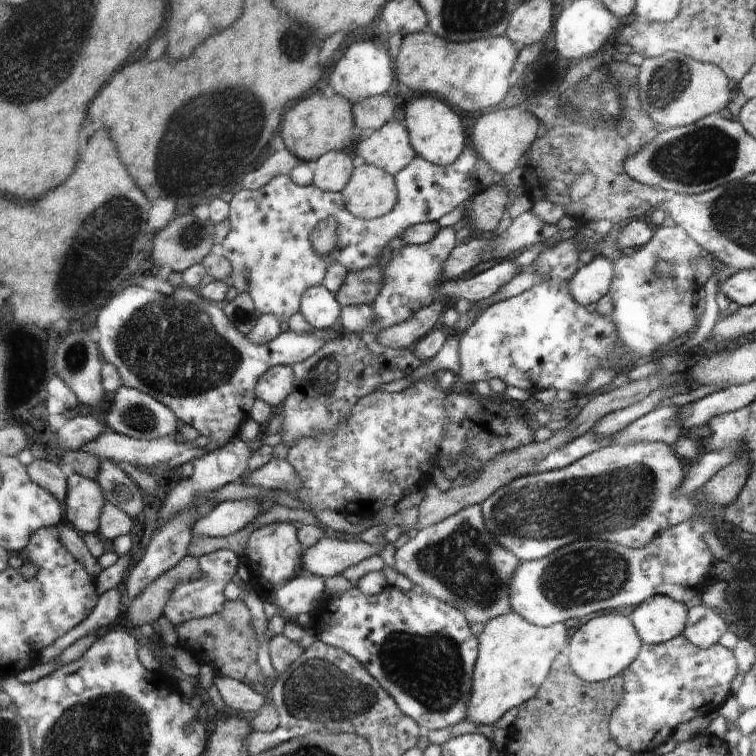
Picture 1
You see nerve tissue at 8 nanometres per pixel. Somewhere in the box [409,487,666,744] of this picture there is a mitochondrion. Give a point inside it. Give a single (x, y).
(589, 573)

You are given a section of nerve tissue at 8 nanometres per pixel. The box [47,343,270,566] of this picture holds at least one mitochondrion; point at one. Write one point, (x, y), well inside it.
(139, 416)

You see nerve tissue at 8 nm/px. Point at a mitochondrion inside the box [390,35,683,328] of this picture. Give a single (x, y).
(597, 106)

